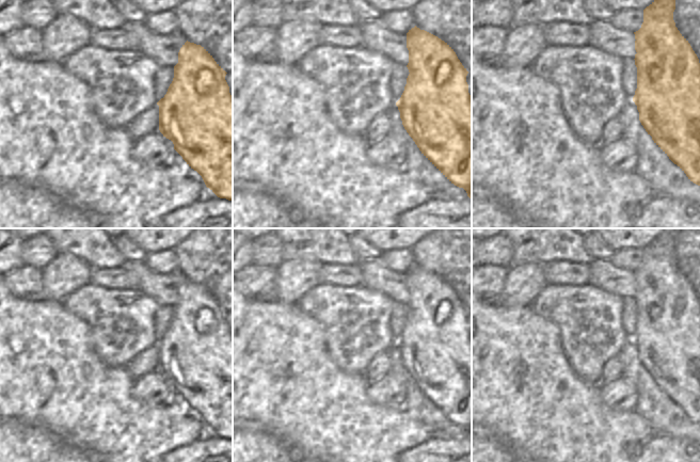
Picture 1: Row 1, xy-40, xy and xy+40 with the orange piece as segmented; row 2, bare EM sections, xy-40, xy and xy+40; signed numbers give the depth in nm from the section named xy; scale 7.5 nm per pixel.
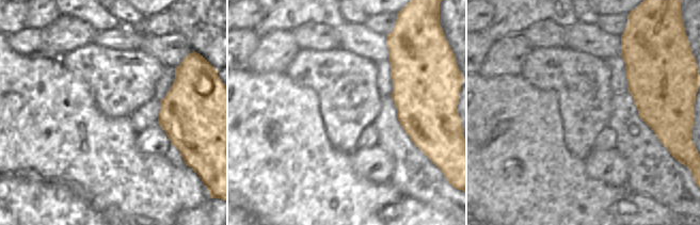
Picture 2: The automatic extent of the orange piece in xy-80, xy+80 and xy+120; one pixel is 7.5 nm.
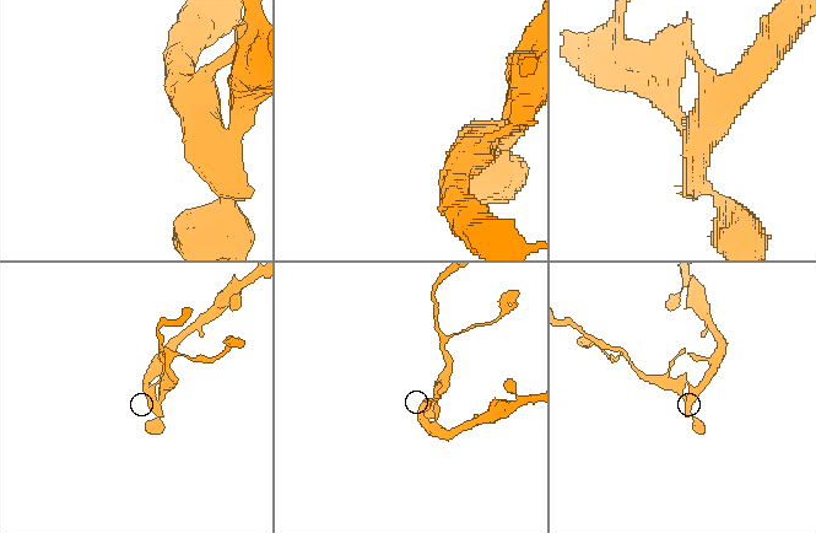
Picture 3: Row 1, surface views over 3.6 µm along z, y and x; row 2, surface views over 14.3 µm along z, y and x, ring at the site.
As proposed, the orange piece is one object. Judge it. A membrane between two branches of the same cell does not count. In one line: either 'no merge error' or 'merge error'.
merge error

